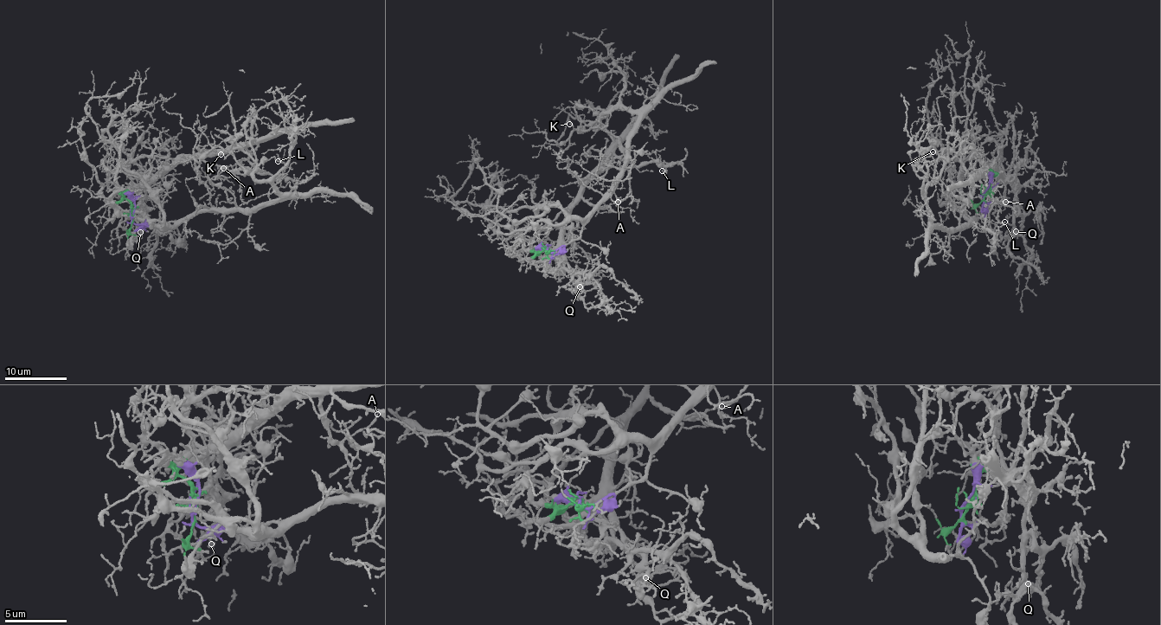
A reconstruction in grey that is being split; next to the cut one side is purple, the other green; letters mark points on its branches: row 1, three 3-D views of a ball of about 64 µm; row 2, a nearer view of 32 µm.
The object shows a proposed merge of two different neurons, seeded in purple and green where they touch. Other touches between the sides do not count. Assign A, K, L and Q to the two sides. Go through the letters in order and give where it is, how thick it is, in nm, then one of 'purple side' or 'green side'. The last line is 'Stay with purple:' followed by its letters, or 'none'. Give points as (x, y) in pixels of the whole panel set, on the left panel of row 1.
A: at (223, 168); 130 nm thick; green side
K: at (221, 154); 120 nm thick; purple side
L: at (278, 161); 160 nm thick; green side
Q: at (140, 232); 120 nm thick; green side
Stay with purple: K

